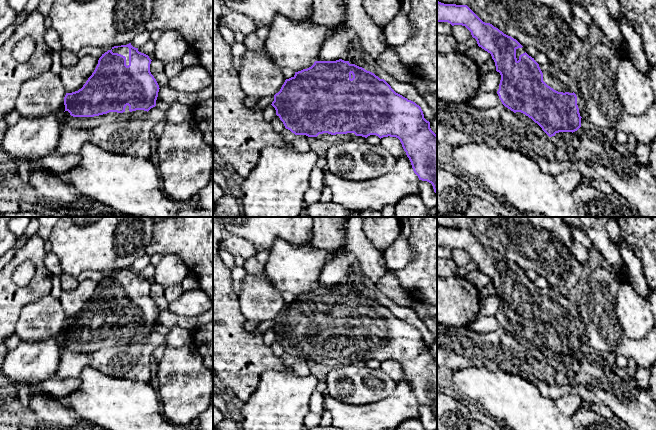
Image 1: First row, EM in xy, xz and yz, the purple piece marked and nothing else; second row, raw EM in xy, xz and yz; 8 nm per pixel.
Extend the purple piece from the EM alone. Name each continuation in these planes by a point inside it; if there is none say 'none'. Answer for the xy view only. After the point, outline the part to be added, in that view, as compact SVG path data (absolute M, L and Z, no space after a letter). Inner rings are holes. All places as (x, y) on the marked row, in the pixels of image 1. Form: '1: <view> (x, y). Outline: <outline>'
1: xy (124, 51). Outline: M118 47L112 49L113 53L118 53L126 57L126 65L129 65L129 48L128 47Z
2: xy (88, 123). Outline: M127 105L123 113L109 112L107 114L94 116L94 117L73 117L70 115L68 111L65 112L58 111L58 115L59 115L61 128L63 128L64 126L71 126L73 128L92 130L93 128L99 125L115 121L132 120L132 119L145 120L147 111L136 110L130 112L129 106Z

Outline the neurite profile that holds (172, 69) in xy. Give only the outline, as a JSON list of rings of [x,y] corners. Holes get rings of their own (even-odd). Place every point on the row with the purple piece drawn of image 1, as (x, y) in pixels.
[[[173,61],[164,64],[164,71],[168,79],[177,76],[184,68],[181,61]]]

